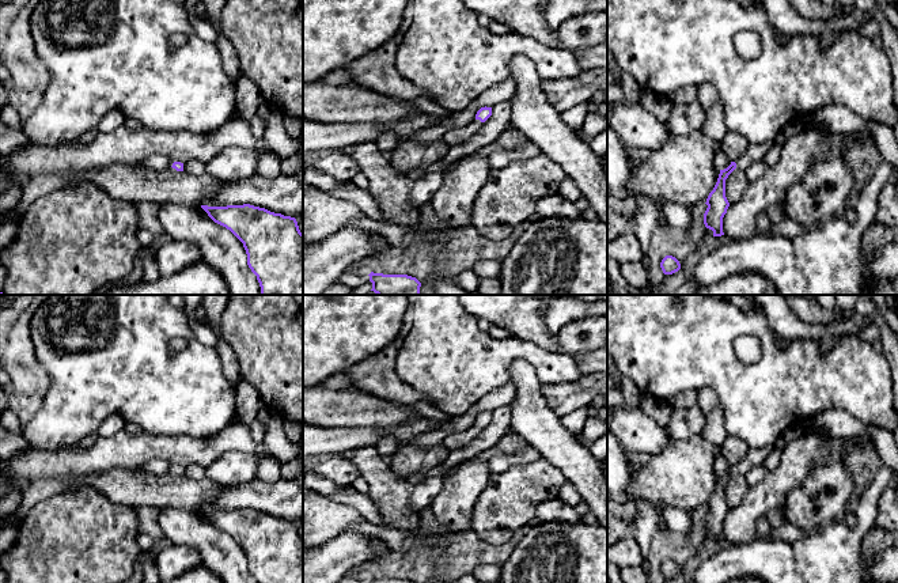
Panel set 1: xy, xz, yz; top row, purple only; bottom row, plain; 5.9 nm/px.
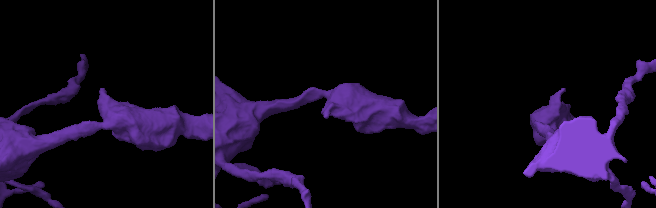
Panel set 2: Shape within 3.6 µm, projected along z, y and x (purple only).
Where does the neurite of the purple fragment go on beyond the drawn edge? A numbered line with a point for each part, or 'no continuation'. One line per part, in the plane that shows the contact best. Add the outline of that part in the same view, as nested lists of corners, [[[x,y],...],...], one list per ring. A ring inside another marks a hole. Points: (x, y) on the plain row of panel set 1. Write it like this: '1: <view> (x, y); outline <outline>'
1: xz (455, 440); outline [[[473,424],[470,428],[467,428],[463,432],[454,432],[448,435],[444,440],[443,444],[450,450],[450,451],[456,451],[459,448],[466,447],[471,440],[474,440],[482,427],[480,424]]]

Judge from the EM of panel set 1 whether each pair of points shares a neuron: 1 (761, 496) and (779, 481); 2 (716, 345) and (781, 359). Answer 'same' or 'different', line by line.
1: same
2: same

